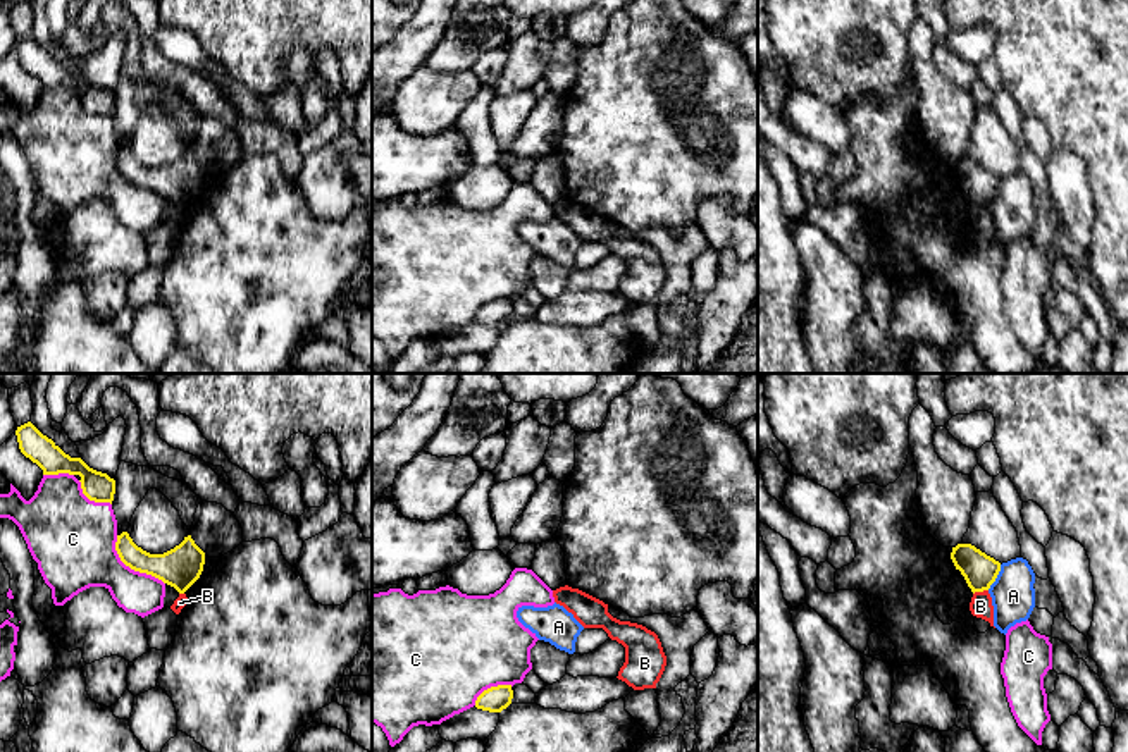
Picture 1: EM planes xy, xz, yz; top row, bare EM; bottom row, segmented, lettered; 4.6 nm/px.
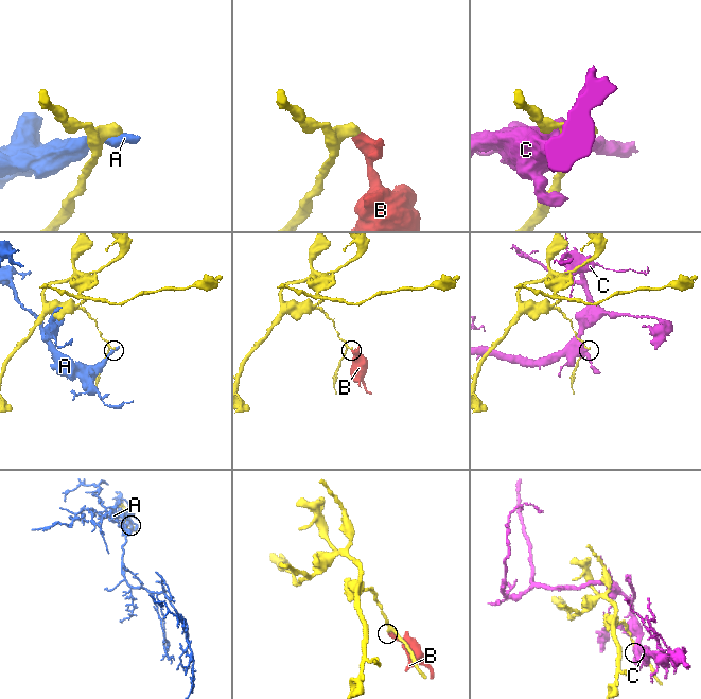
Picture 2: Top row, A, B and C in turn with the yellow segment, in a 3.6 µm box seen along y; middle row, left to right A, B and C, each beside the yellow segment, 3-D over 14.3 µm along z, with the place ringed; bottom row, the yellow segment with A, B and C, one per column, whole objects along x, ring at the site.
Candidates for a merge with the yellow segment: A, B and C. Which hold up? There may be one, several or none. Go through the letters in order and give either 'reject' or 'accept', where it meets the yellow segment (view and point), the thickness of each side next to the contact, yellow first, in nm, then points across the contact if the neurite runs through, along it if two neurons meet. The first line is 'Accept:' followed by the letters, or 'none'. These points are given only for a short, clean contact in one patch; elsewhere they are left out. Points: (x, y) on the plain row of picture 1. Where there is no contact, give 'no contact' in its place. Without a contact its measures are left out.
Accept: none
A: reject | yz (996, 191) | 160/200 nm | along yz (1001, 179), (996, 195), (987, 203)
B: reject | yz (980, 205) | 160/110 nm | along yz (987, 203), (973, 209)
C: reject | xy (131, 183) | 190/320 nm

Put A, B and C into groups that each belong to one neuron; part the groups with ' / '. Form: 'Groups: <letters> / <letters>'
Groups: A / B / C

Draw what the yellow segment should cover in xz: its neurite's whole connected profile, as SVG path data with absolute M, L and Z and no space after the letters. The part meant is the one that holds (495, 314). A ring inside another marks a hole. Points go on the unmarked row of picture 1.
M498 299L484 305L477 315L475 322L489 327L501 327L511 318L513 305L511 299Z

